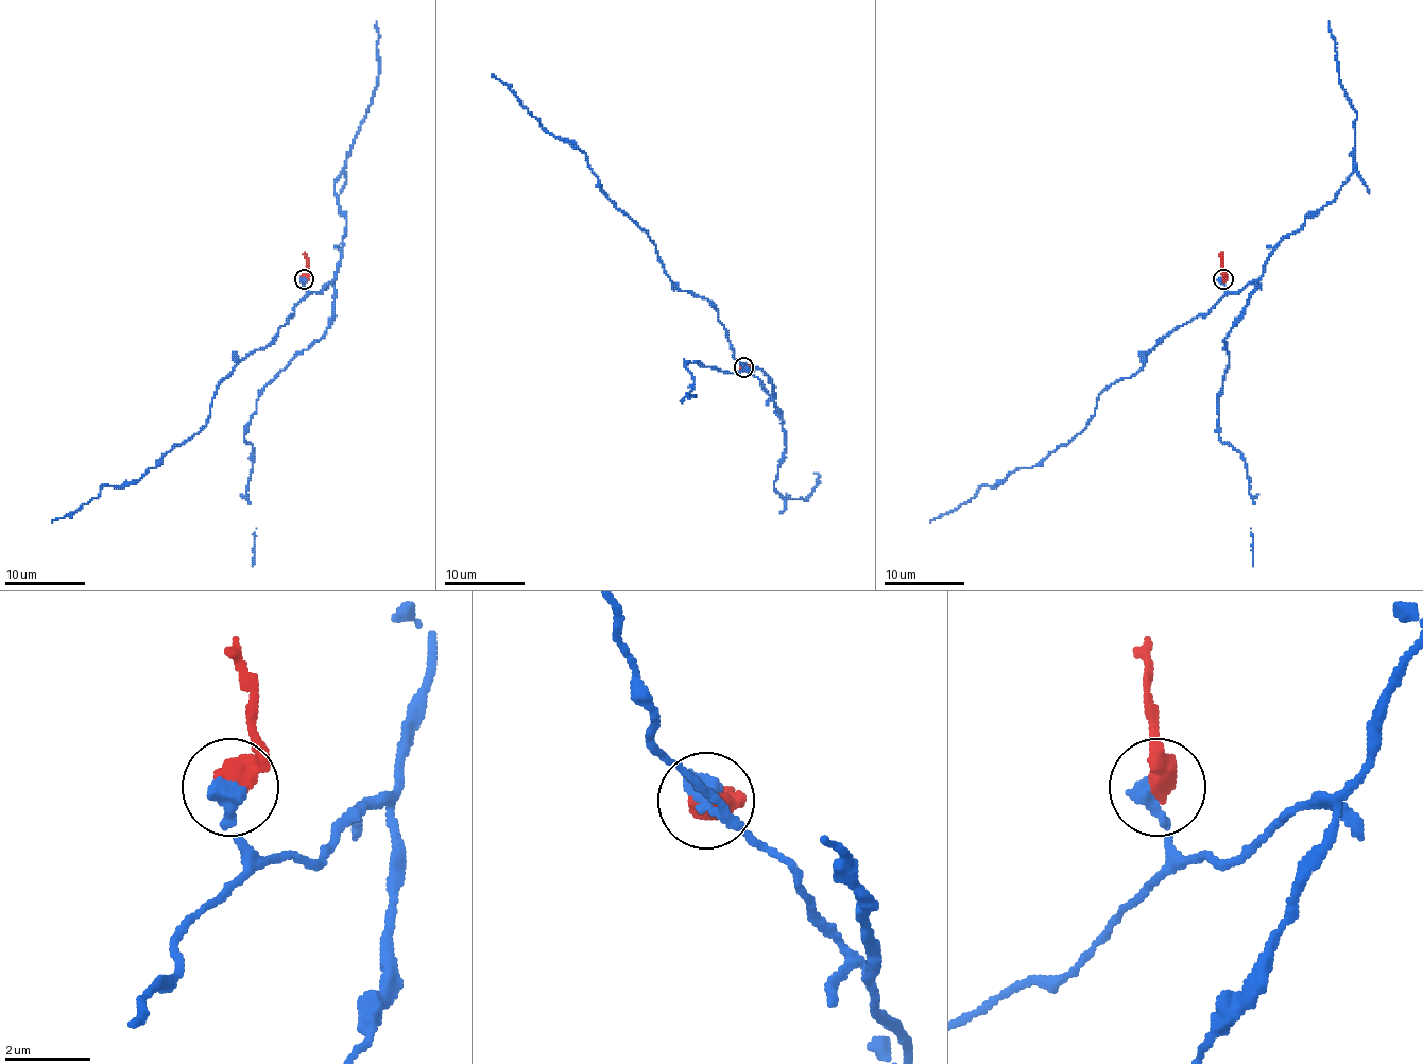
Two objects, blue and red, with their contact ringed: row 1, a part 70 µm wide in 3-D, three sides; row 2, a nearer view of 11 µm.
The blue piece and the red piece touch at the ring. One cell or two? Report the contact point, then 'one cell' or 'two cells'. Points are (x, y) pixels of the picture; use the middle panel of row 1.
(743, 367) | two cells

